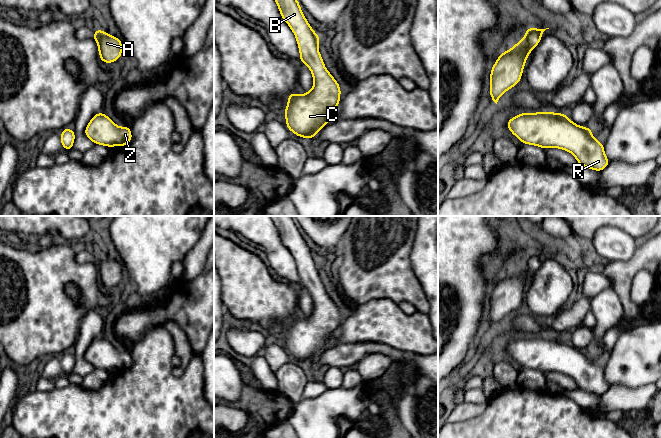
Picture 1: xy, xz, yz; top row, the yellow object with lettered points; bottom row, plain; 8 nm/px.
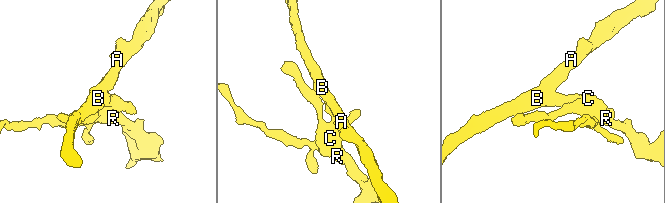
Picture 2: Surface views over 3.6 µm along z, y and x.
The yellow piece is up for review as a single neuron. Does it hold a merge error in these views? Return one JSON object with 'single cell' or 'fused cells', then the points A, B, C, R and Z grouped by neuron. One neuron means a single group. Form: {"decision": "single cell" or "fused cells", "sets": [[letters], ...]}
{"decision": "single cell", "sets": [["A", "B", "C", "R", "Z"]]}

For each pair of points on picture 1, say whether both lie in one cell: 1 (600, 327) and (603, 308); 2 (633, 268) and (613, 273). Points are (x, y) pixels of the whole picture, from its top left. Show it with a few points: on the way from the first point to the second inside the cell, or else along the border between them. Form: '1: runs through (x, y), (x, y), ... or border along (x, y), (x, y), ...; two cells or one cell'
1: runs through (603, 322), (603, 313); one cell
2: runs through (628, 269), (624, 272), (618, 272); one cell

